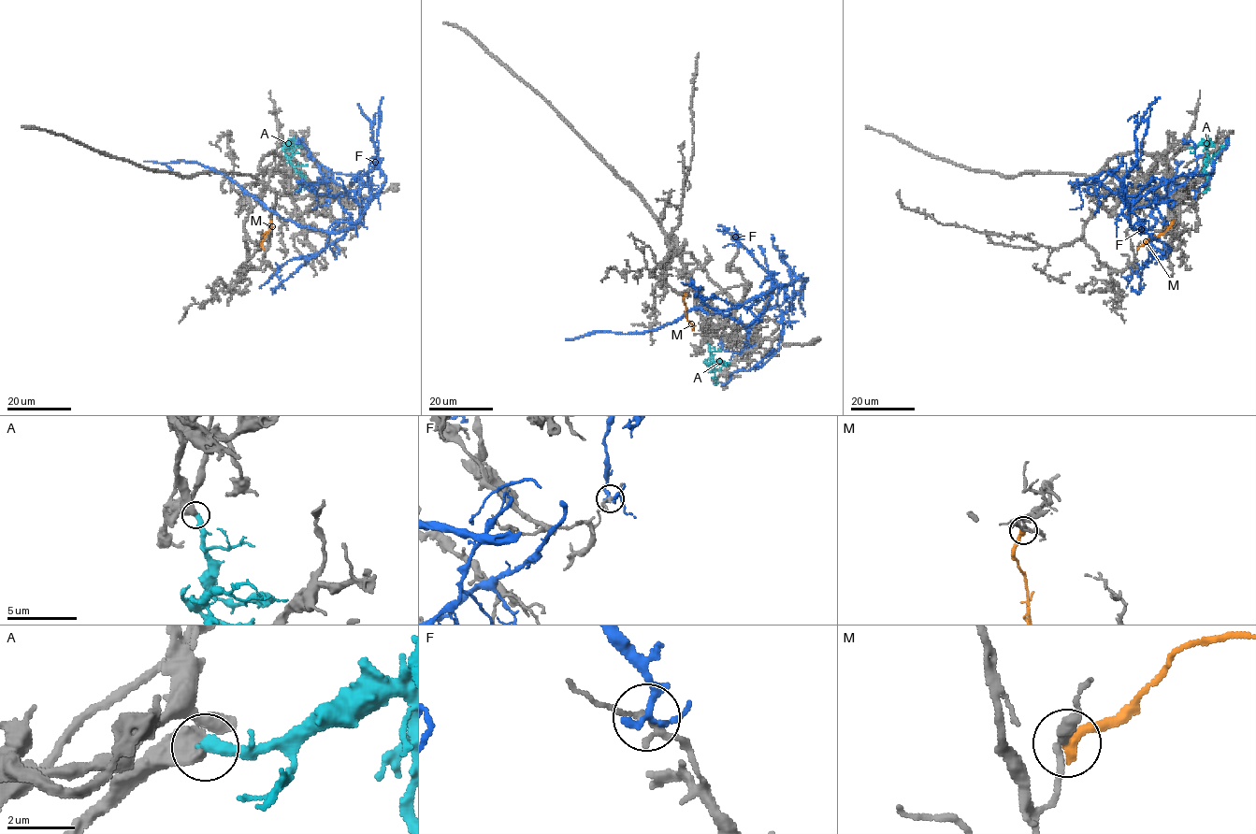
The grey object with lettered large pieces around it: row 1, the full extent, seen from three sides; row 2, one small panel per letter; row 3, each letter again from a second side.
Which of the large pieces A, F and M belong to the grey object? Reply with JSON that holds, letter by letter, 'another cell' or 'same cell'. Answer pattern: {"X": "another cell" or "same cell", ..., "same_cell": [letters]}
{"A": "same cell", "F": "another cell", "M": "another cell", "same_cell": ["A"]}

